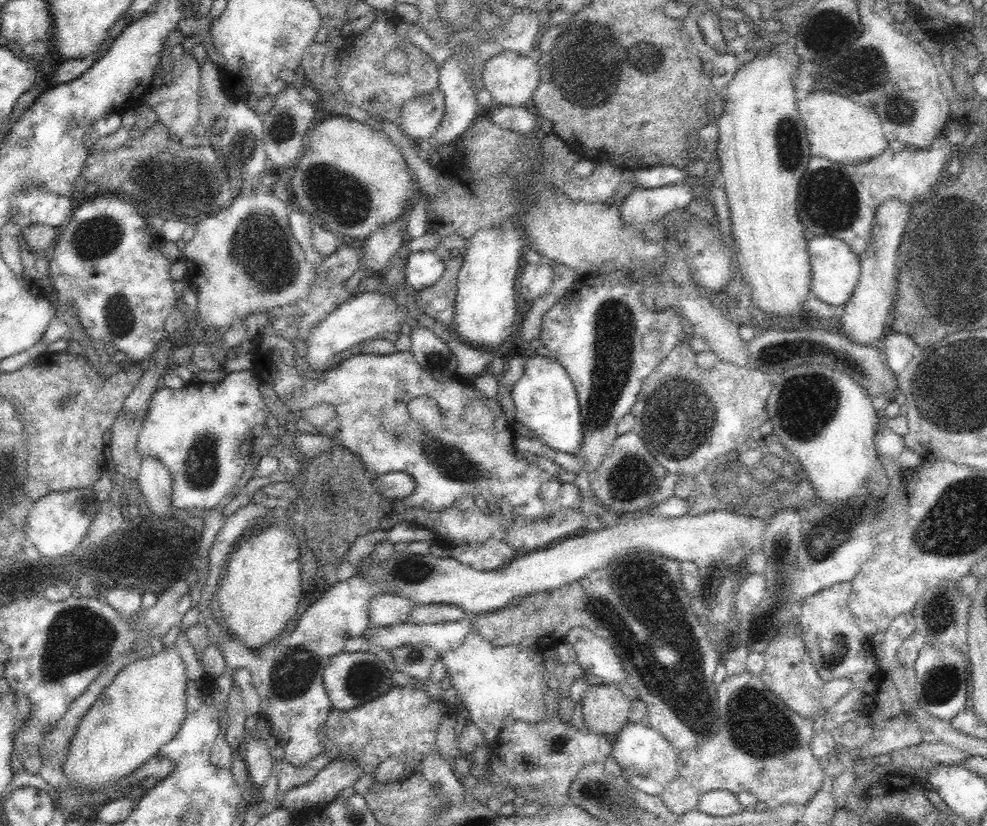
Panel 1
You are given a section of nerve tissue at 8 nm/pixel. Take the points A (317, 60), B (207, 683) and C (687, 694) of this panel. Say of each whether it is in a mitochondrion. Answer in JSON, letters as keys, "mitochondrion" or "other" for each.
{"A":"other","B":"other","C":"mitochondrion"}

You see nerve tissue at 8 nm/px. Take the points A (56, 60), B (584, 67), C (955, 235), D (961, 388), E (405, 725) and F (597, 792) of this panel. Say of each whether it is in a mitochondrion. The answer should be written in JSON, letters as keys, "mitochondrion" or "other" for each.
{"A":"other","B":"mitochondrion","C":"mitochondrion","D":"mitochondrion","E":"other","F":"mitochondrion"}

